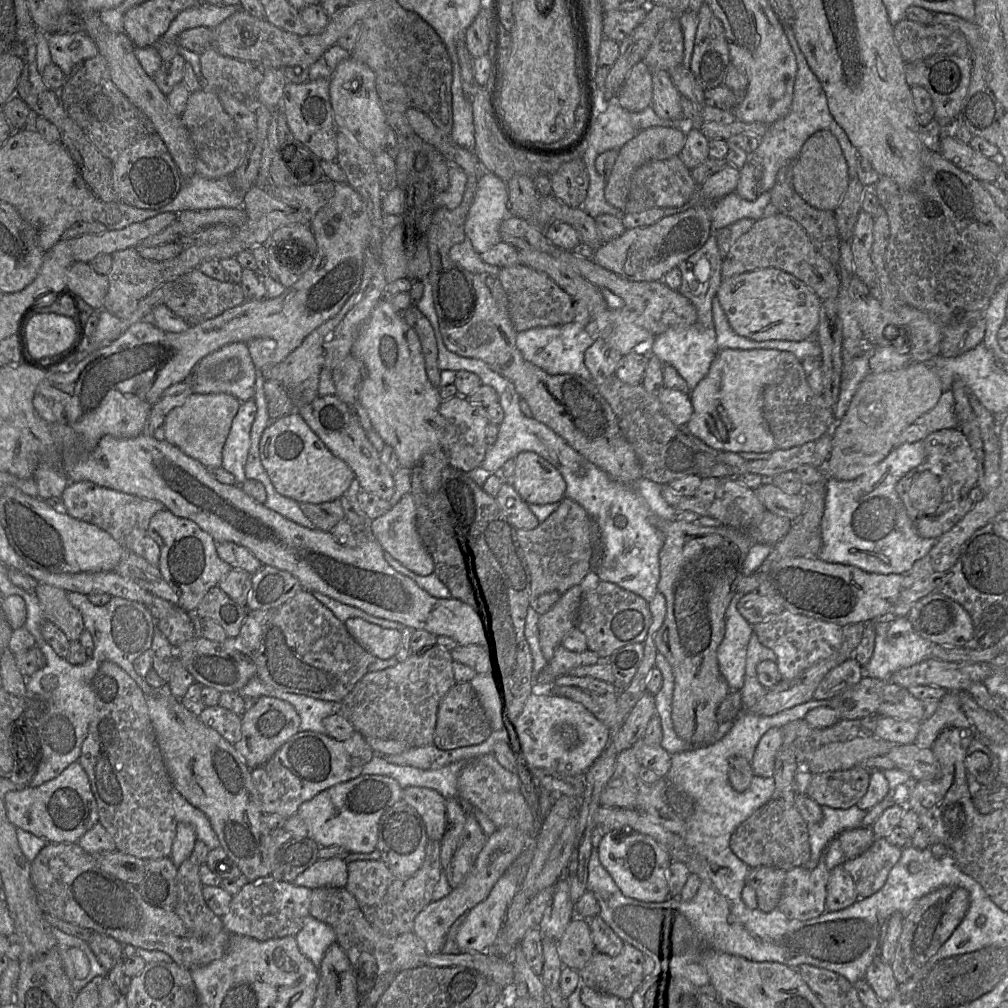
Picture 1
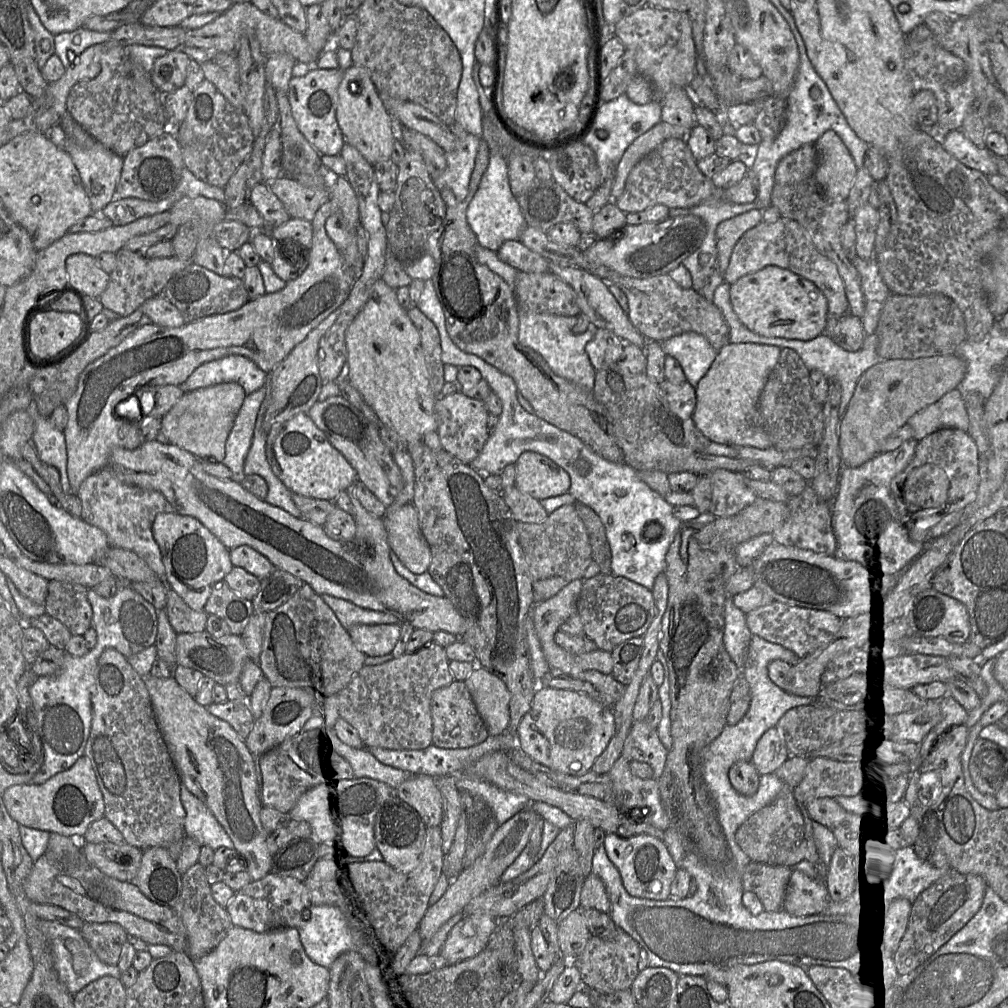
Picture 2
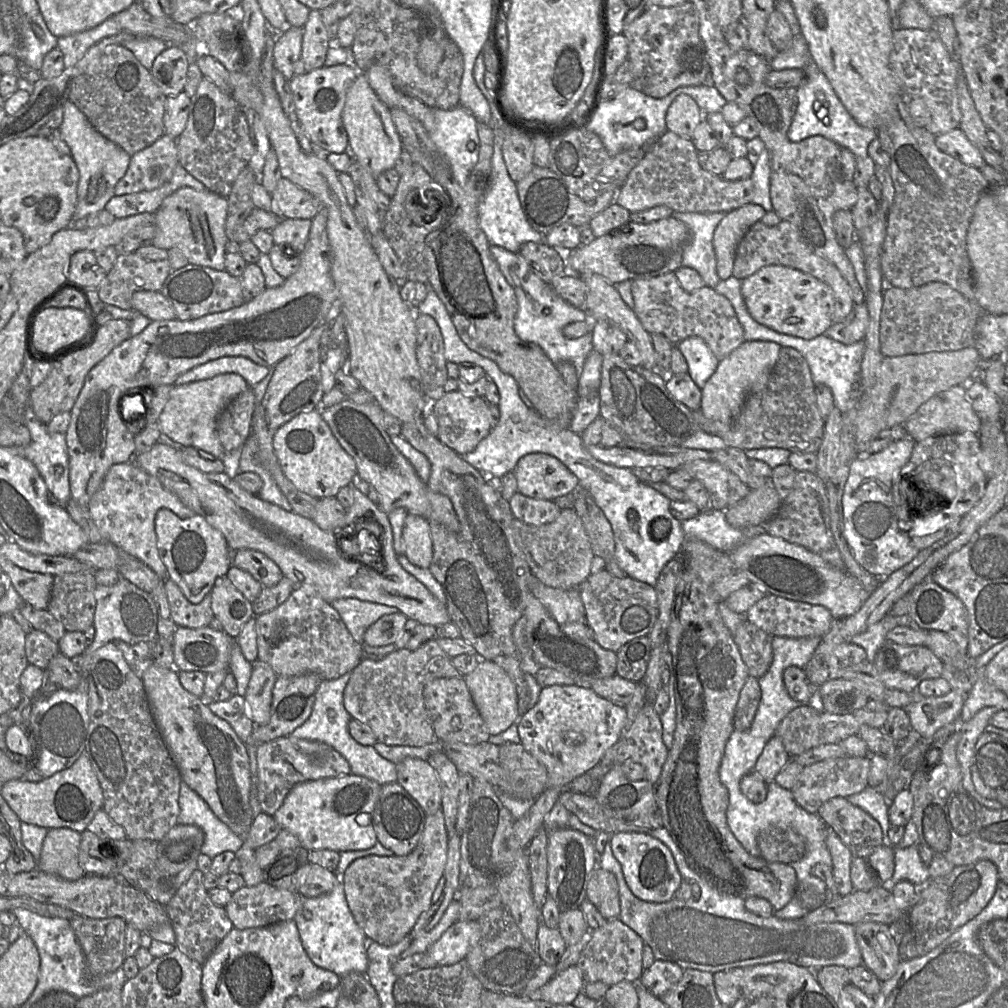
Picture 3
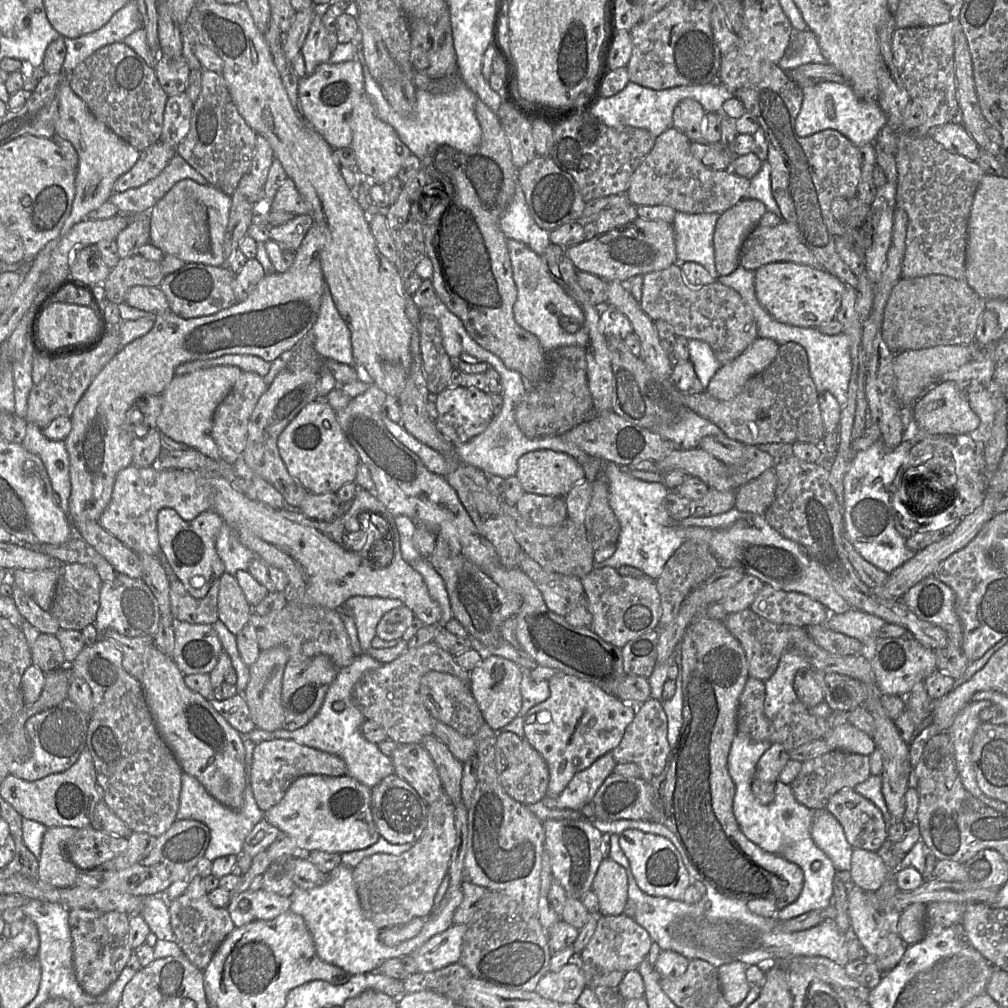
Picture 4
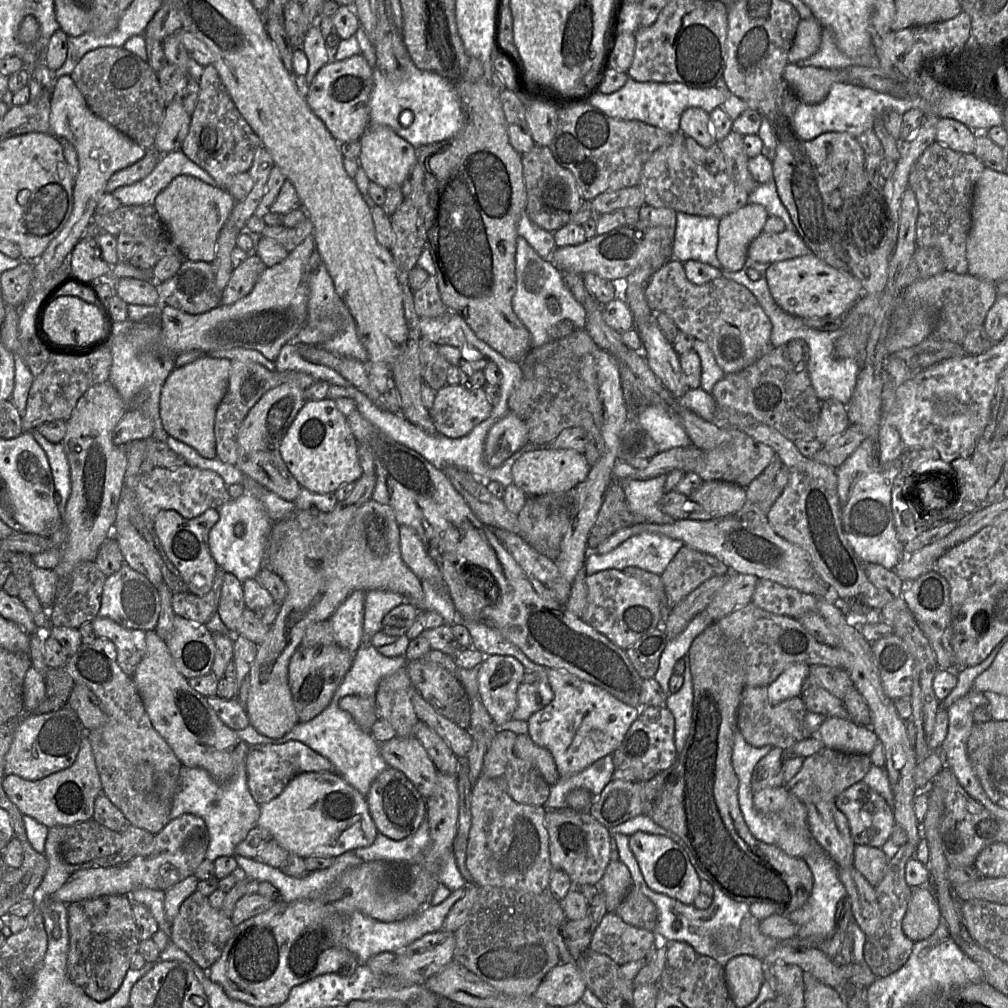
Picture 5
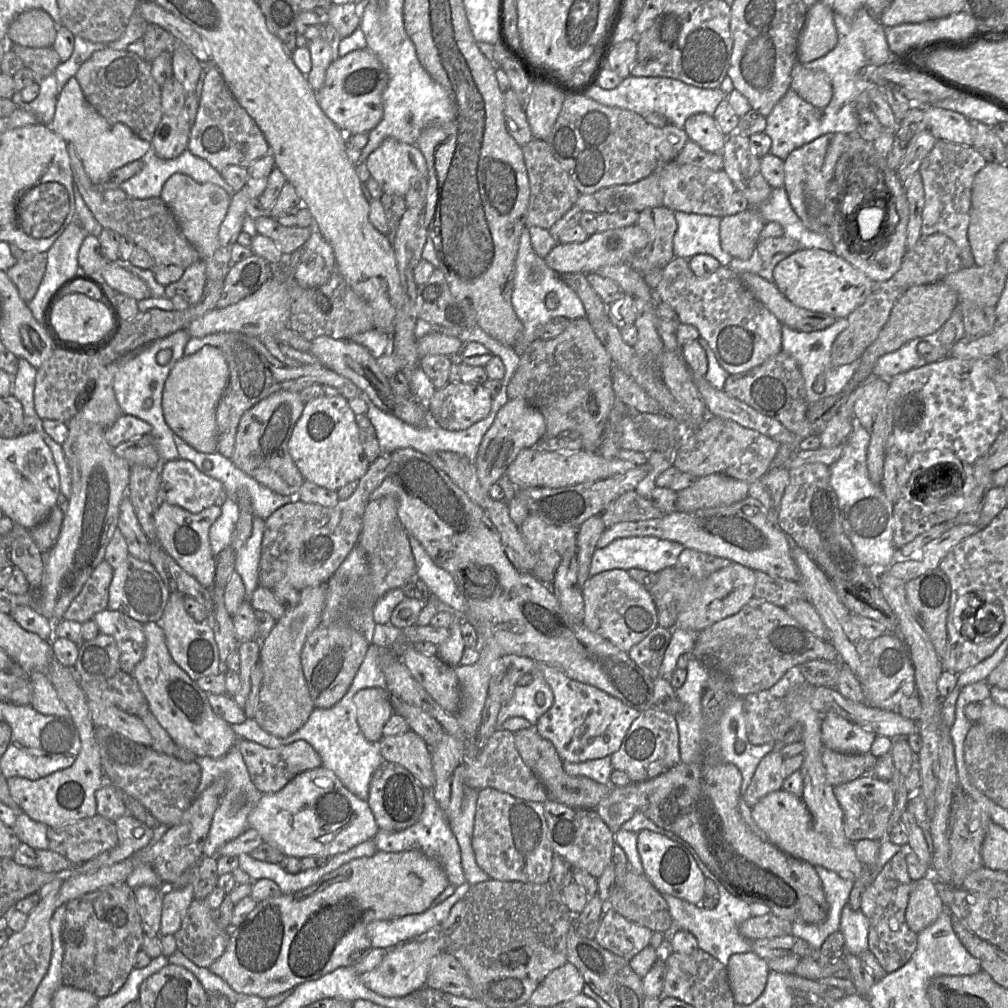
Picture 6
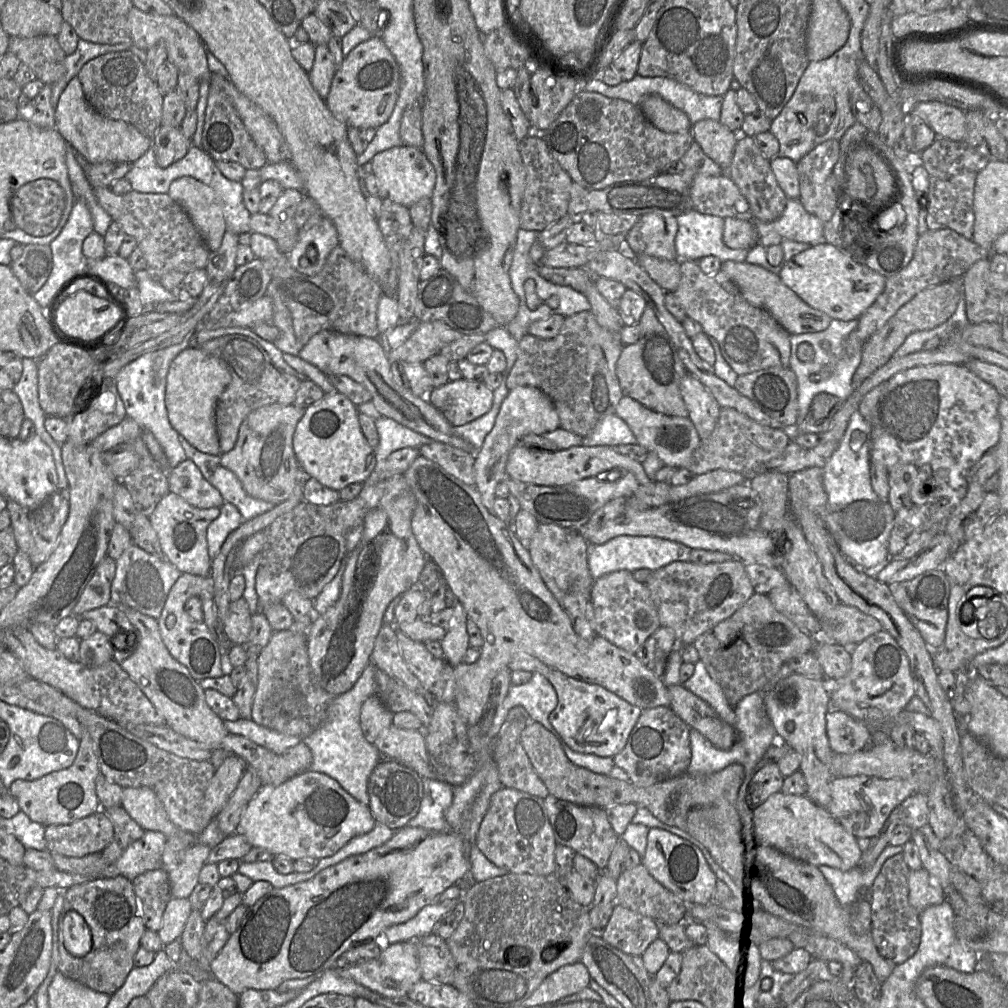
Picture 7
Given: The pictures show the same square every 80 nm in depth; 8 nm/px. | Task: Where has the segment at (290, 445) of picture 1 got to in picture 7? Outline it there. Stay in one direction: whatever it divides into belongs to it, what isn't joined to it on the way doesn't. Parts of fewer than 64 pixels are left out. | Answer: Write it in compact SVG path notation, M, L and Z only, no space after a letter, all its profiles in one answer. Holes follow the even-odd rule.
M338 391L324 394L320 400L305 409L304 415L295 428L293 450L299 467L307 477L315 478L322 485L337 491L354 482L363 483L368 478L377 460L375 448L368 444L361 431L358 415L357 406Z

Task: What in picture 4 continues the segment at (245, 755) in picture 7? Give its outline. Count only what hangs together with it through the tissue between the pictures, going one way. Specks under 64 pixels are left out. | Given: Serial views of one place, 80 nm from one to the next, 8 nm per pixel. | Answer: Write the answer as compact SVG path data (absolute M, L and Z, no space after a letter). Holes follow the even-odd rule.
M274 739L255 744L250 782L254 799L258 807L265 812L279 803L290 785L301 776L346 774L346 763L334 754L300 744L293 739Z

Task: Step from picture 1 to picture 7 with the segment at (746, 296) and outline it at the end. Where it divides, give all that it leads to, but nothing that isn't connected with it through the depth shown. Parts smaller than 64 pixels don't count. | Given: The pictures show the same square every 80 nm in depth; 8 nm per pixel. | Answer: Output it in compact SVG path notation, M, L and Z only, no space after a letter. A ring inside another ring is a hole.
M827 242L794 255L783 265L778 275L809 306L832 319L843 321L858 319L882 293L887 280Z

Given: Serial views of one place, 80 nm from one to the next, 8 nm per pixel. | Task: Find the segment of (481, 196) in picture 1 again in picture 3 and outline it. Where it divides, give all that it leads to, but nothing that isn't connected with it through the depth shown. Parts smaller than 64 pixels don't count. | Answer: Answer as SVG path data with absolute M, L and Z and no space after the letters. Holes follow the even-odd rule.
M492 114L489 126L494 130L493 155L489 185L478 205L478 222L491 245L503 247L511 252L518 252L519 248L526 242L543 242L547 234L535 230L525 216L517 192L517 183L511 179L504 162L502 131L497 122L494 124Z

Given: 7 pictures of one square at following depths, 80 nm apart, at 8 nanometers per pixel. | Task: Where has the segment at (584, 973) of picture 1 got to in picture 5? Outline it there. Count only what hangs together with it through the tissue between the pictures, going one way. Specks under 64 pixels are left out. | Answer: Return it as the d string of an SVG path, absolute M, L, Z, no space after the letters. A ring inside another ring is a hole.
M606 912L588 947L622 966L644 959L654 940L652 931L626 923L616 912Z

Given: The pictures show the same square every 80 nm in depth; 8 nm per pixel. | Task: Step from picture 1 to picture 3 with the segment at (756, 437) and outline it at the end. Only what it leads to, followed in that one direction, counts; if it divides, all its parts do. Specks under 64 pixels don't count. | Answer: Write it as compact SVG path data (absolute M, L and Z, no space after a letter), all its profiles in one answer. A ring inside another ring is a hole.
M744 341L724 358L719 358L715 372L707 380L702 390L700 411L713 421L732 422L741 412L746 398L762 390L775 366L781 345L771 341Z

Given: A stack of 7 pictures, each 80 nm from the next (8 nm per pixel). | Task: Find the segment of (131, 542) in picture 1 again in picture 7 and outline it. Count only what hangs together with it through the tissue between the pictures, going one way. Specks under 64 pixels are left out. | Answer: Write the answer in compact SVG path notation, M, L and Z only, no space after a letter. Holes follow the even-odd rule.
M190 459L167 472L169 492L175 493L197 508L220 508L224 503L219 490L209 483Z

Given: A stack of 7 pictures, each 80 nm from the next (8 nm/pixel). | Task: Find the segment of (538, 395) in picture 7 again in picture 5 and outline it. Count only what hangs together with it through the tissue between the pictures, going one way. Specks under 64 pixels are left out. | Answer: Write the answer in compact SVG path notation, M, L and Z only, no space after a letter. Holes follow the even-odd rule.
M509 412L488 432L484 445L484 461L492 467L500 467L515 452L529 442L526 424Z

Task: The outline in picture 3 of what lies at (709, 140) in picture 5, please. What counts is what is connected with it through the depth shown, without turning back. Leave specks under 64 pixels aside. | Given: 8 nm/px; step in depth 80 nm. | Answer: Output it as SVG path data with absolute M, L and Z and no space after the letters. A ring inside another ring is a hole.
M678 95L670 104L666 116L666 127L681 137L690 138L697 125L702 122L704 113L688 95Z

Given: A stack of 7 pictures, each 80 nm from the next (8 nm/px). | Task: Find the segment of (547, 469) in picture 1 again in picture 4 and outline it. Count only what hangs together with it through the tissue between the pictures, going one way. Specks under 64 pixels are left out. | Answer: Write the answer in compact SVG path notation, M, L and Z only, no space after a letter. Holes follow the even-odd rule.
M547 449L531 451L520 457L516 476L525 493L564 497L576 484L585 480L585 471L572 456Z

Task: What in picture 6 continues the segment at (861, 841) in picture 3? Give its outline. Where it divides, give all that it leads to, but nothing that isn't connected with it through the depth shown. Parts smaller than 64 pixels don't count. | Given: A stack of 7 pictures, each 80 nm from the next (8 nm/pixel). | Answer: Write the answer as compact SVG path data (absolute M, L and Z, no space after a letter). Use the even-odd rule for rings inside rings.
M865 774L834 787L834 795L843 812L844 831L850 842L871 839L880 841L887 829L895 805L895 790L890 780L881 780Z

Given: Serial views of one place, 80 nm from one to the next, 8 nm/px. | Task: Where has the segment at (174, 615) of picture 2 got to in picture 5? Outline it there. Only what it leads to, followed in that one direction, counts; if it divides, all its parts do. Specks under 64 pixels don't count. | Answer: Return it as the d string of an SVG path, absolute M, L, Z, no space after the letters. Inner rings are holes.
M218 567L211 589L202 596L190 591L173 593L171 603L175 615L201 624L208 622L217 612L225 573Z

